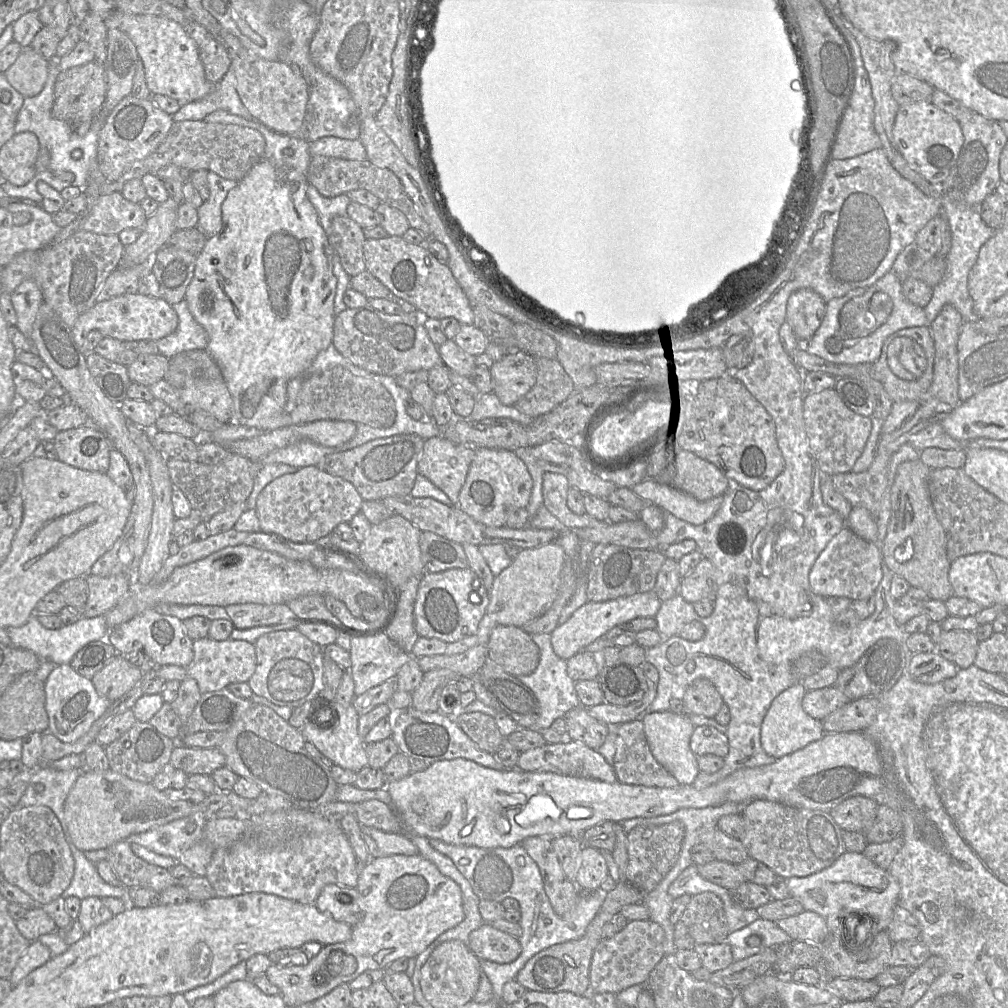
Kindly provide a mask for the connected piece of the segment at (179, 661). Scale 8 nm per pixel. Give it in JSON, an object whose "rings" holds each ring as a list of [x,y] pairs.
{"rings":[[[148,609],[130,621],[110,631],[108,642],[116,653],[128,657],[131,653],[143,652],[157,666],[176,665],[187,667],[193,659],[193,642],[187,635],[183,622],[176,617],[162,615]]]}

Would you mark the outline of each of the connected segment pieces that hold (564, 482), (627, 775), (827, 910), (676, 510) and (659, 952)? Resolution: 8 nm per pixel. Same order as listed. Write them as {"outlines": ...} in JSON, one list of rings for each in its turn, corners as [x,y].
{"outlines":[[[[558,473],[543,474],[543,504],[561,523],[570,529],[595,527],[607,524],[585,513],[578,515],[567,506],[567,493],[570,487],[566,476]]],[[[633,720],[616,726],[613,768],[617,780],[623,784],[660,788],[672,788],[680,785],[653,757],[646,740],[644,726],[641,720]]],[[[845,852],[828,868],[809,876],[790,877],[785,879],[785,883],[791,897],[796,898],[804,910],[815,912],[825,920],[828,934],[838,932],[839,921],[846,924],[849,918],[853,923],[864,915],[872,917],[873,937],[881,931],[887,932],[900,895],[900,885],[888,870],[875,865],[863,853],[856,852]]],[[[645,478],[636,486],[630,488],[638,497],[645,499],[661,508],[664,512],[669,512],[675,517],[693,525],[701,525],[711,519],[720,508],[723,502],[723,495],[716,496],[706,501],[700,501],[693,496],[677,490],[671,486],[658,483],[654,478]]],[[[648,919],[628,922],[627,926],[613,938],[601,940],[593,953],[591,961],[589,994],[608,992],[617,995],[634,985],[645,986],[651,971],[664,957],[664,939],[663,928]]]]}

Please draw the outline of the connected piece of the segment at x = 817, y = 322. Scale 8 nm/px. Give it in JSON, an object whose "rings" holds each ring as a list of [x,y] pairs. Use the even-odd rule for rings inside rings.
{"rings":[[[800,289],[789,297],[786,322],[802,344],[808,342],[821,325],[826,304],[819,294],[810,289]]]}

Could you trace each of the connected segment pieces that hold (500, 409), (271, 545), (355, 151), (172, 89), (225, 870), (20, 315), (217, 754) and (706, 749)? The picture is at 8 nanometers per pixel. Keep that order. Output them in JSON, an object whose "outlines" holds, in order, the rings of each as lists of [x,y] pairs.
{"outlines":[[[[493,392],[484,393],[476,397],[472,413],[465,417],[465,419],[471,421],[481,421],[490,418],[506,418],[520,424],[529,424],[533,420],[514,406],[503,405]]],[[[262,531],[253,532],[244,540],[244,545],[263,551],[277,553],[287,559],[310,562],[310,555],[321,543],[294,543],[278,535]]],[[[323,137],[309,143],[310,157],[326,156],[345,160],[363,161],[366,151],[359,139],[345,140],[337,137]]],[[[123,14],[121,29],[134,43],[144,65],[145,80],[151,94],[175,99],[179,105],[199,100],[208,95],[215,84],[207,81],[199,47],[179,23],[155,15]]],[[[296,807],[253,814],[244,819],[245,829],[232,844],[215,848],[205,877],[217,897],[231,897],[252,892],[273,894],[302,904],[314,904],[327,884],[356,888],[359,865],[339,822],[313,810]]],[[[33,280],[23,281],[11,294],[11,302],[16,312],[16,327],[28,339],[39,307],[43,303],[42,293]]],[[[176,744],[169,764],[182,770],[188,776],[194,774],[210,776],[213,771],[225,766],[225,757],[218,747],[191,748]]],[[[696,726],[690,739],[690,749],[697,757],[711,754],[725,758],[729,752],[728,737],[714,727]]]]}

